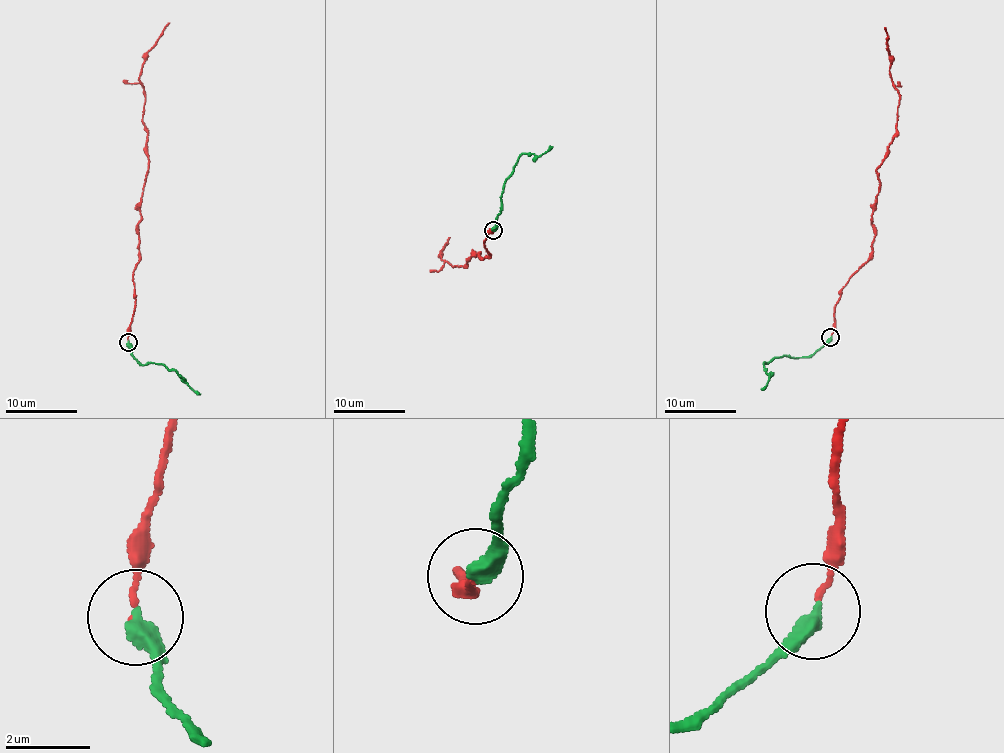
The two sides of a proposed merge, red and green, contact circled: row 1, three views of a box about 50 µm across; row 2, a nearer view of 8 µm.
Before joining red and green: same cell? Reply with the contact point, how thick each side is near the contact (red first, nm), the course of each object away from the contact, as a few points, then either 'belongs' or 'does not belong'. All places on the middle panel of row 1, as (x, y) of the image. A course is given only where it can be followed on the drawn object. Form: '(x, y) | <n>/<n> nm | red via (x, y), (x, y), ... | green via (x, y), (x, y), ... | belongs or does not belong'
(493, 230) | 110/420 nm | red via (493, 231), (487, 232), (483, 244), (489, 256), (471, 251), (460, 267), (439, 254), (449, 237) | green via (493, 229), (502, 206), (503, 183), (520, 156), (540, 155), (549, 145) | does not belong

